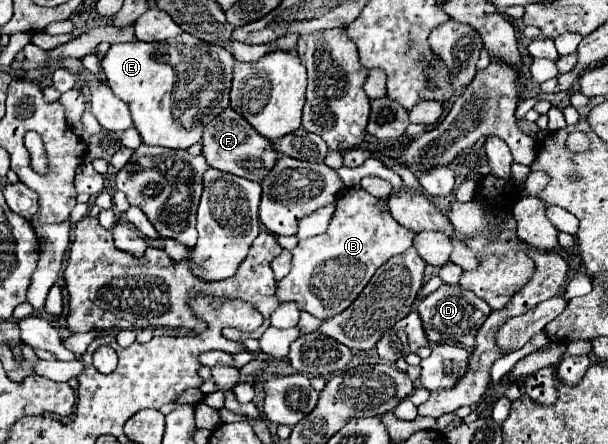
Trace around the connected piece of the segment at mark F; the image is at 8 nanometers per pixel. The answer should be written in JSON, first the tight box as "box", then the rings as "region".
{"box":[202,107,278,183],"region":[[[230,107],[222,115],[218,115],[212,123],[206,125],[202,145],[204,145],[202,153],[206,155],[206,161],[210,163],[210,167],[232,175],[240,175],[258,183],[264,179],[266,173],[270,173],[270,169],[278,159],[278,151],[274,149],[274,145],[266,137],[256,133],[256,129],[252,129],[252,125]]]}

